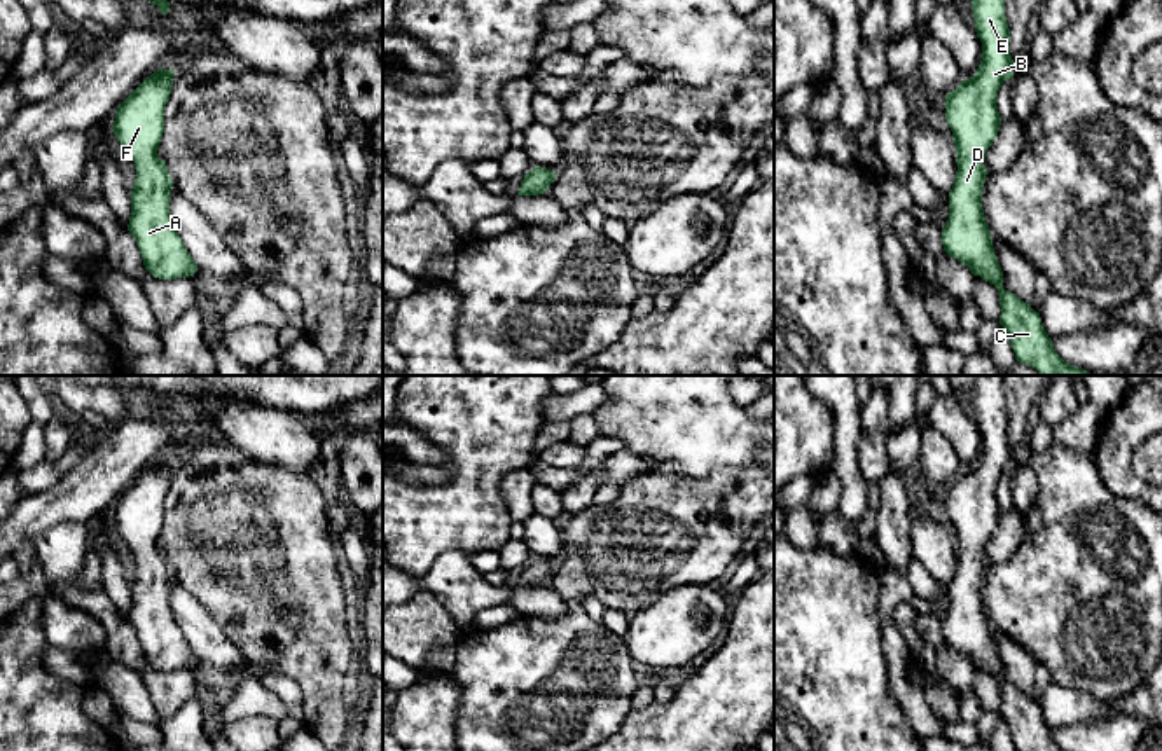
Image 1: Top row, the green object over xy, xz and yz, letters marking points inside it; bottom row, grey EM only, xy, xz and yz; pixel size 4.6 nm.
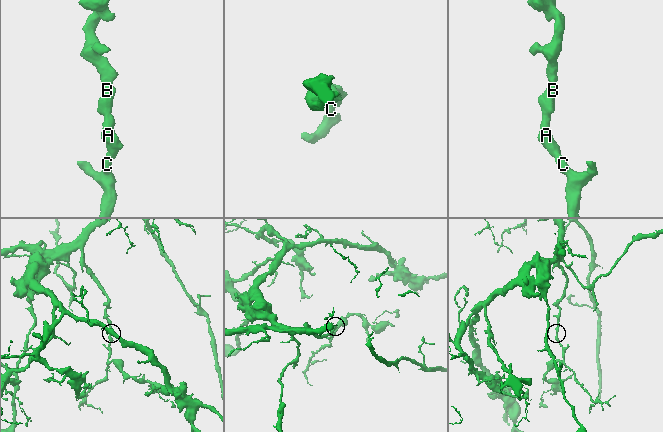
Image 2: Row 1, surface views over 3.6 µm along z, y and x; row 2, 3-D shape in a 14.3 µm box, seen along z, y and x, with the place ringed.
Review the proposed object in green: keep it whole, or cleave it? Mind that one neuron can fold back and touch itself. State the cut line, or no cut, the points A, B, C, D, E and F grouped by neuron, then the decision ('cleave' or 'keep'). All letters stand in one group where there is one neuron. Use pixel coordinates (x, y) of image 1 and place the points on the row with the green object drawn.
cut none; groups A B C D E F; keep

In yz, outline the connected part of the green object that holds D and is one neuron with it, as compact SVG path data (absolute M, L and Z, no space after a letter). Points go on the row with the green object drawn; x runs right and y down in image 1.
M972 0L972 12L982 59L973 77L945 94L945 121L954 136L958 171L949 192L949 220L942 229L944 251L998 288L999 325L1008 334L1017 362L1031 365L1041 376L1092 376L1066 363L1054 349L1040 313L1003 288L1003 271L984 218L982 189L986 152L1001 124L998 91L1013 77L1010 28L1005 0Z

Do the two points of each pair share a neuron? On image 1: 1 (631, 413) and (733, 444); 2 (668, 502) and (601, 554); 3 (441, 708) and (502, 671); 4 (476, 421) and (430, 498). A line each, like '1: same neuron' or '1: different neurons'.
1: same neuron
2: same neuron
3: different neurons
4: same neuron

